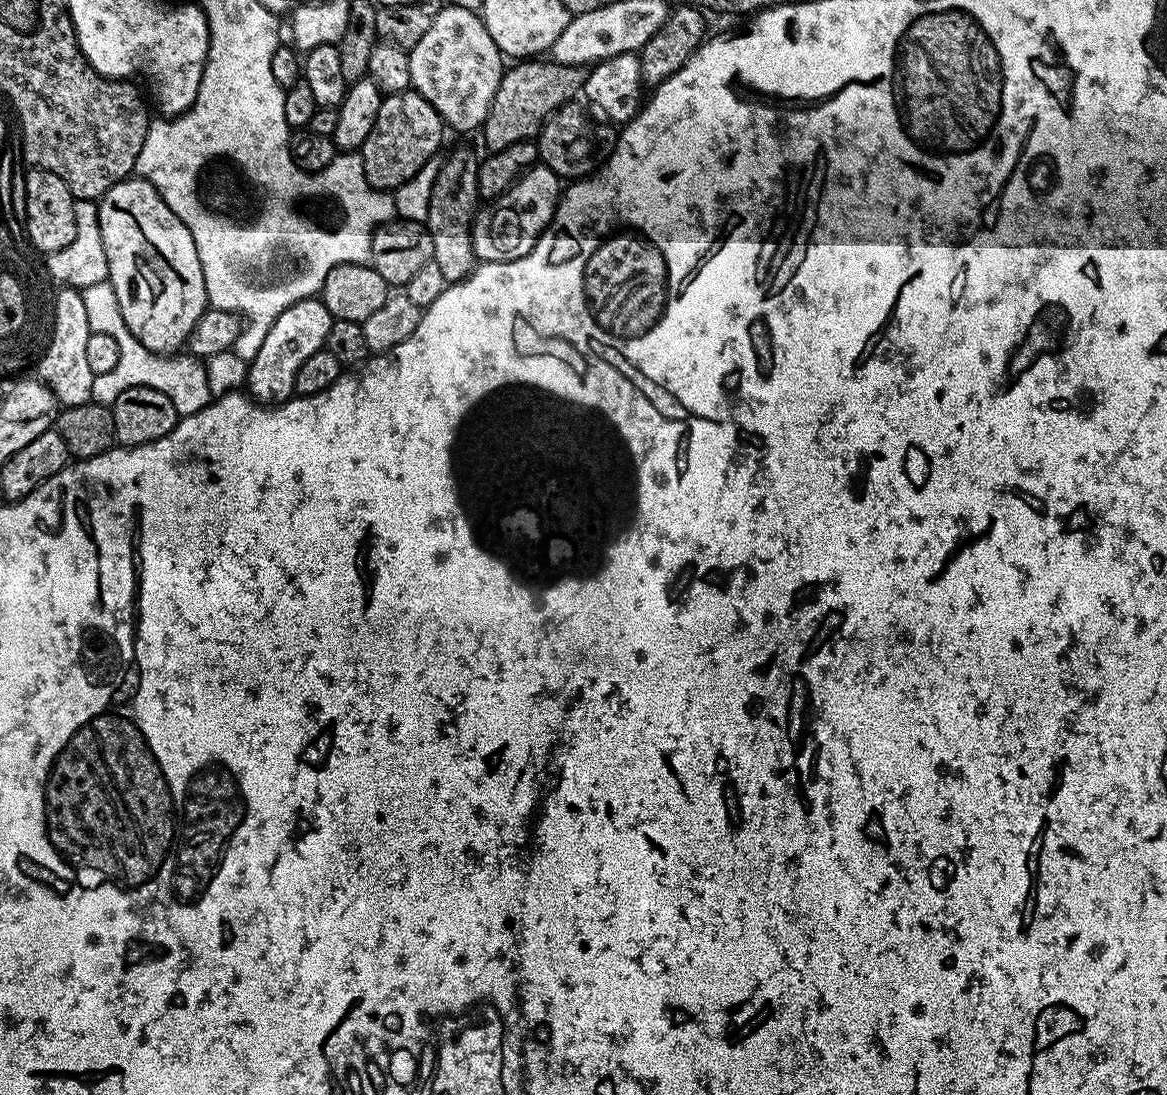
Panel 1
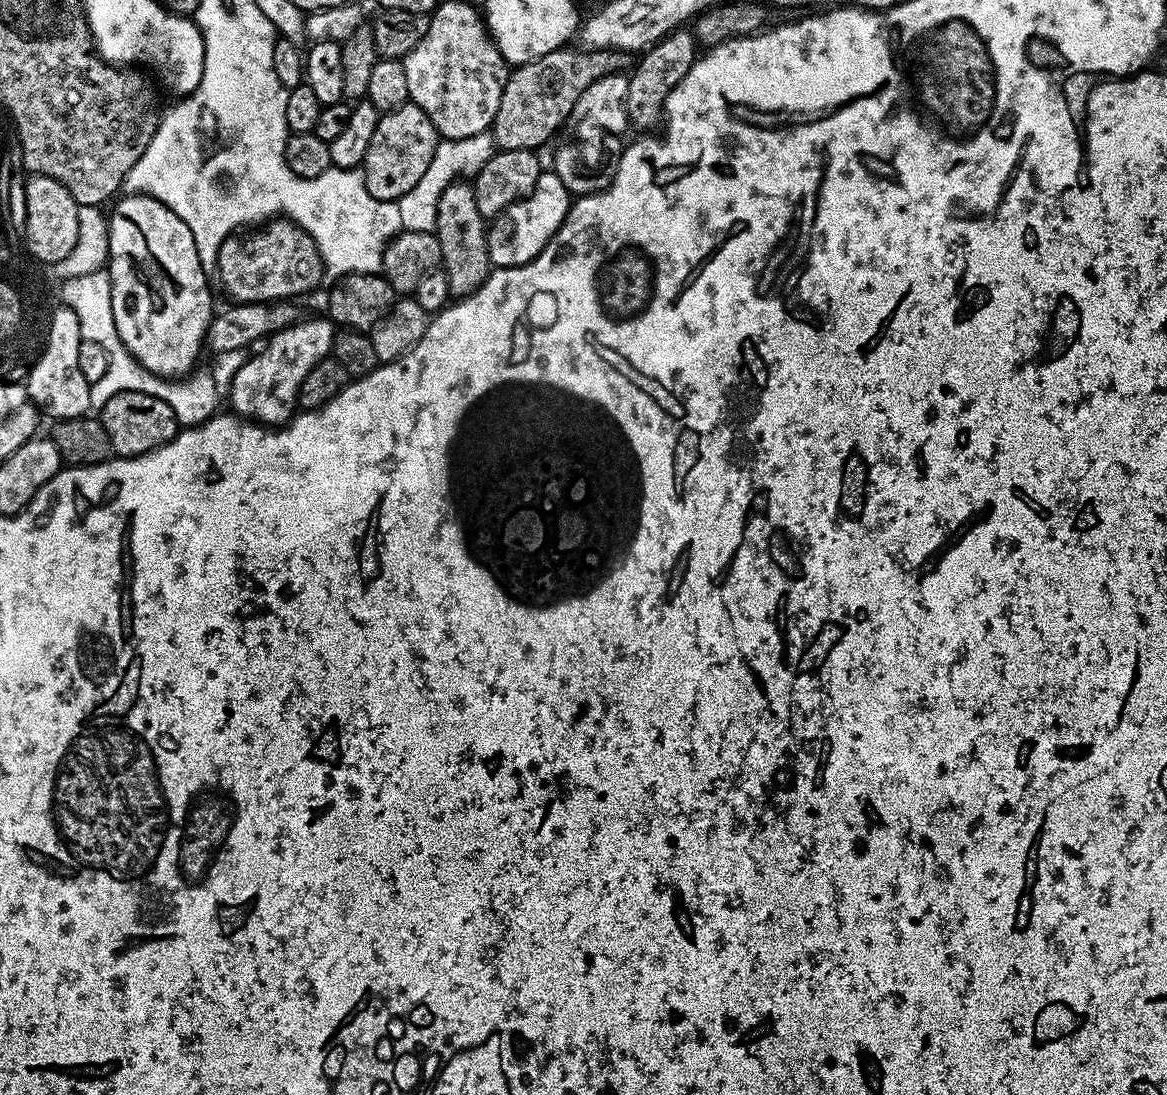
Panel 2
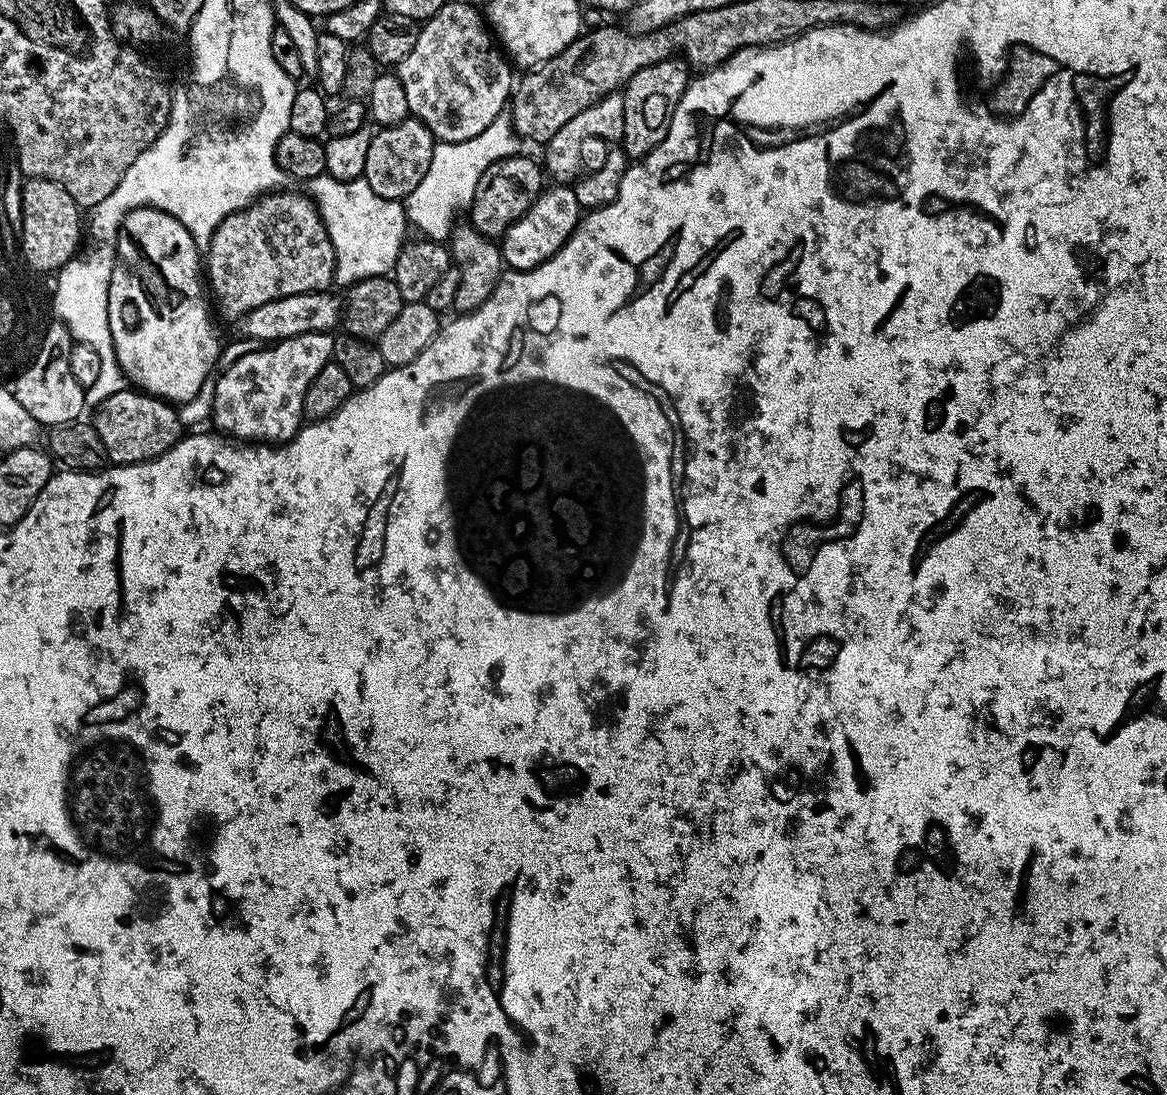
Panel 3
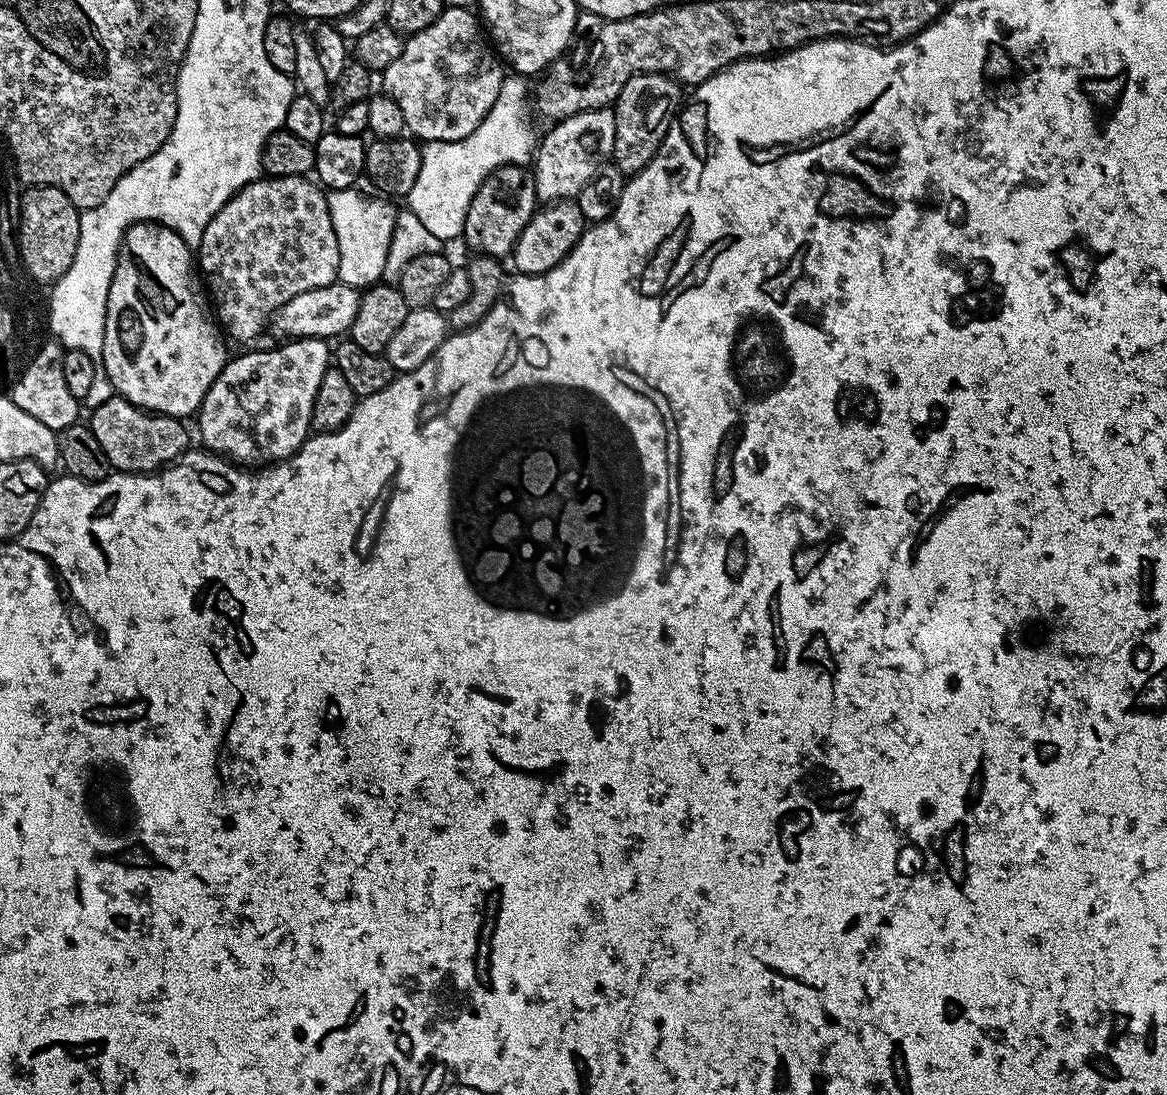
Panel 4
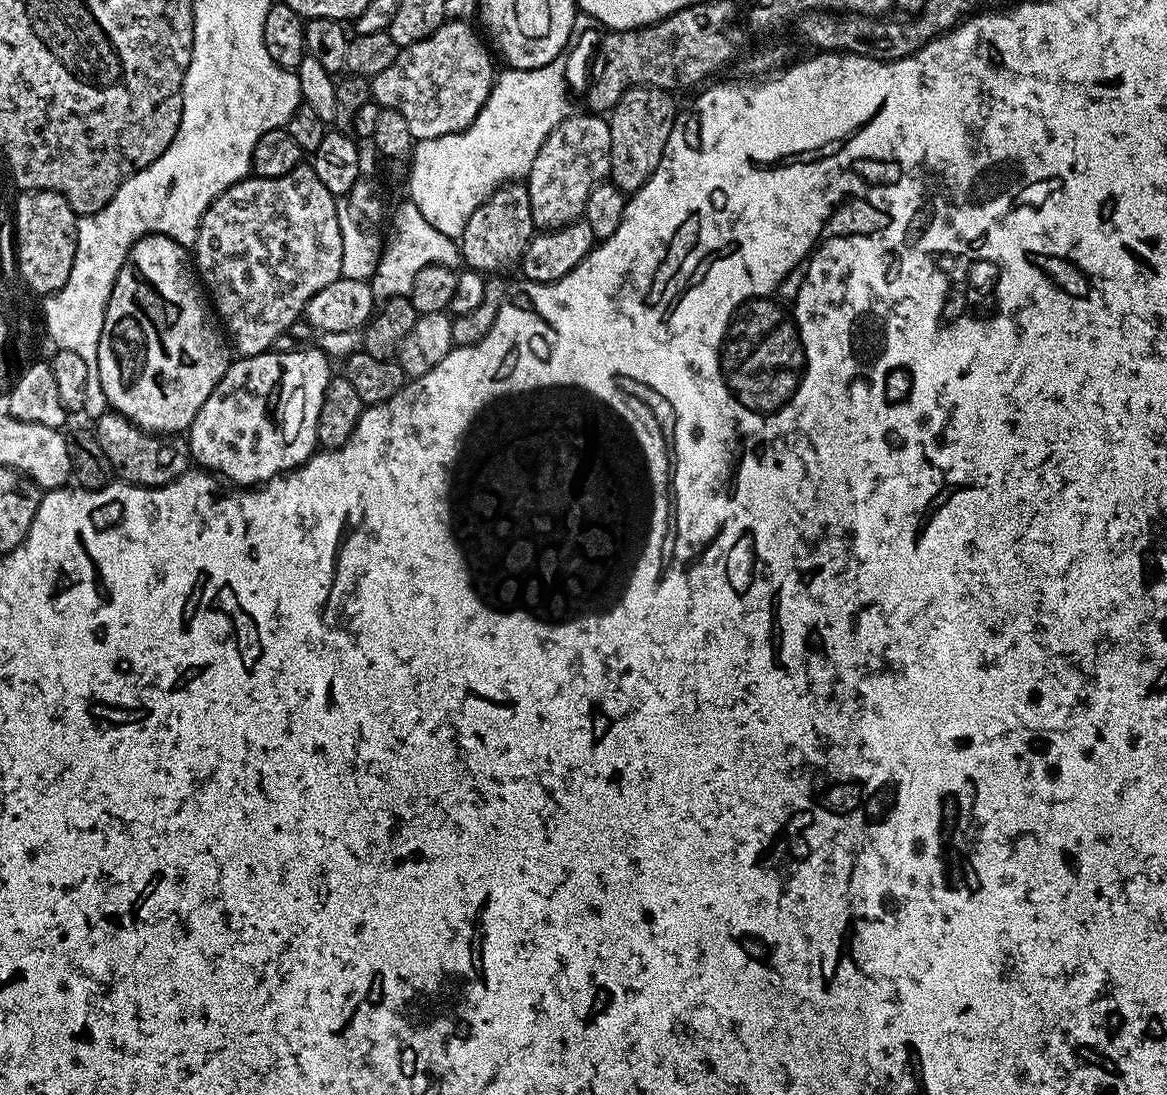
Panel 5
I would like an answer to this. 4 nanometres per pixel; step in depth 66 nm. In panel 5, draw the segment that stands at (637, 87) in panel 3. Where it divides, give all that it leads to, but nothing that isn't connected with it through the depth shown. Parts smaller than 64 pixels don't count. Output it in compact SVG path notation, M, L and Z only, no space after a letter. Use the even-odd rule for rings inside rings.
M631 88L607 117L610 126L608 176L611 183L618 185L625 194L640 189L654 174L658 162L662 162L670 130L678 115L672 96L675 95L667 88Z

